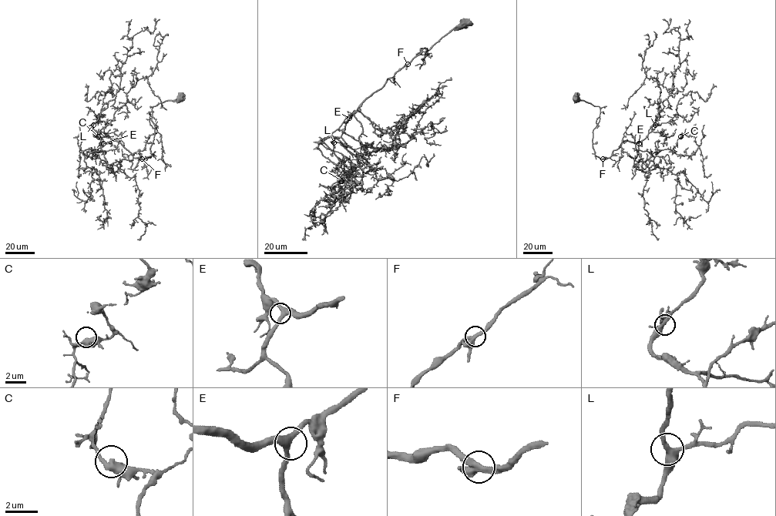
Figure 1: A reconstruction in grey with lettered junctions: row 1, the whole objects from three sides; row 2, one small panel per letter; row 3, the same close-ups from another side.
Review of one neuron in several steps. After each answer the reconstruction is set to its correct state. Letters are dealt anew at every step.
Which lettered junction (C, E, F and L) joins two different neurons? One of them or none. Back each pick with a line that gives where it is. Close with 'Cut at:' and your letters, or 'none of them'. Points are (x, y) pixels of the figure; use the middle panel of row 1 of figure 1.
Cut at: none of them

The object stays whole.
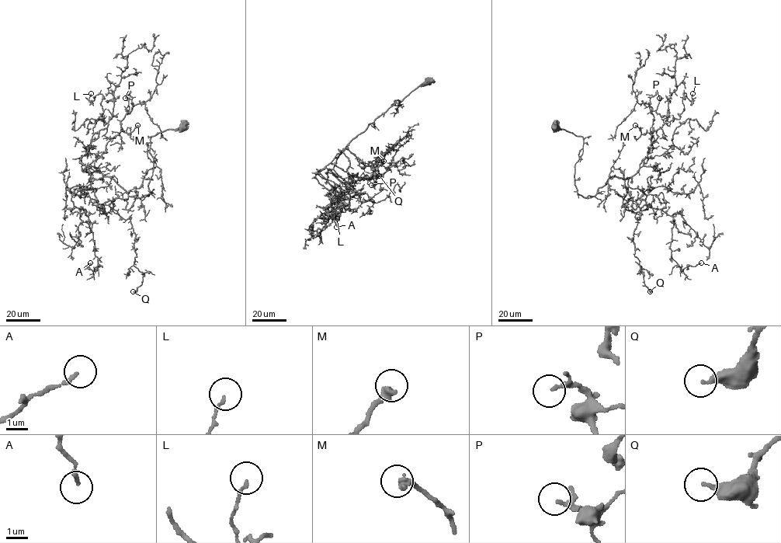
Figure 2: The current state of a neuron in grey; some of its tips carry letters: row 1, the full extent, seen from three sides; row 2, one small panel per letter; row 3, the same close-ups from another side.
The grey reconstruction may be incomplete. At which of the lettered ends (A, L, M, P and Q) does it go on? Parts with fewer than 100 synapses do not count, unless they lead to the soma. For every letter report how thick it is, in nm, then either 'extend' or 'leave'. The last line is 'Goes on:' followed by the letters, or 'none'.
A: calibre 170 nm; leave
L: calibre 140 nm; leave
M: calibre 320 nm; leave
P: calibre 150 nm; leave
Q: calibre 280 nm; leave
Goes on: none

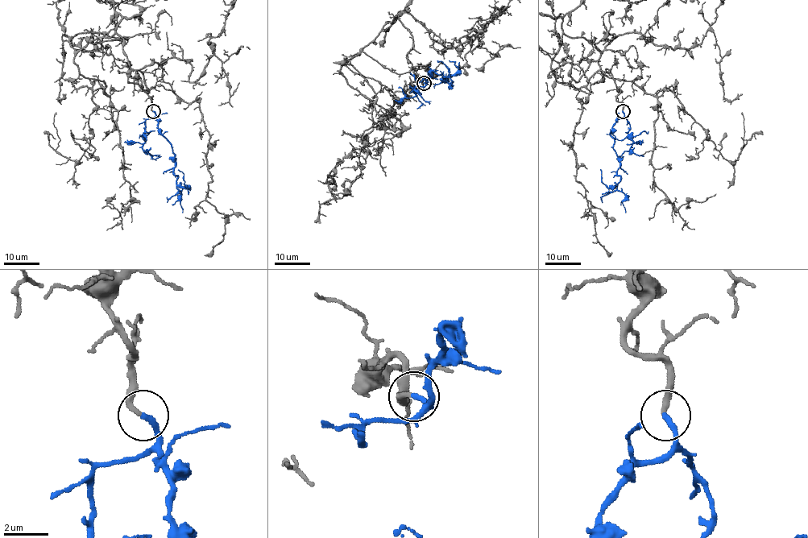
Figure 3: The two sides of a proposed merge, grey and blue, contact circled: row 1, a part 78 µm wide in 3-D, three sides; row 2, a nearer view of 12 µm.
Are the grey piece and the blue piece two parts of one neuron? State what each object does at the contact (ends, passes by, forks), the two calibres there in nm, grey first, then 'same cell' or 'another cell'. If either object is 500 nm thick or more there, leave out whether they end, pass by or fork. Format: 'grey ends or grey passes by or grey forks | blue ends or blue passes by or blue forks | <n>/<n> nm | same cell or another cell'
grey ends | blue ends | 260/280 nm | same cell

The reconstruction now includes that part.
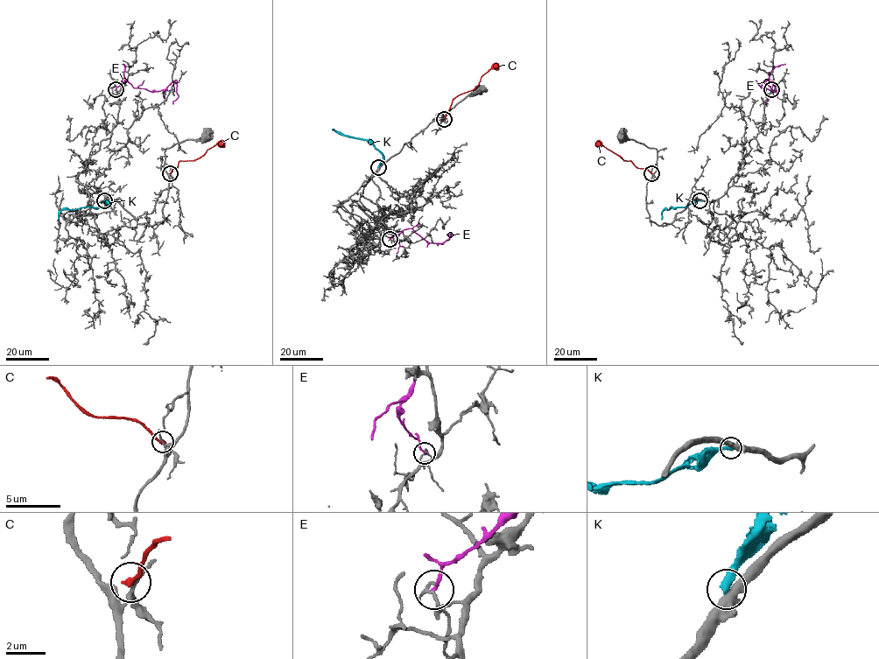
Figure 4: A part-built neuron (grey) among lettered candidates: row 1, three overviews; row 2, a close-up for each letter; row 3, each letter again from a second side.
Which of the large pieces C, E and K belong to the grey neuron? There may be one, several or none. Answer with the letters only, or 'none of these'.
none of these

